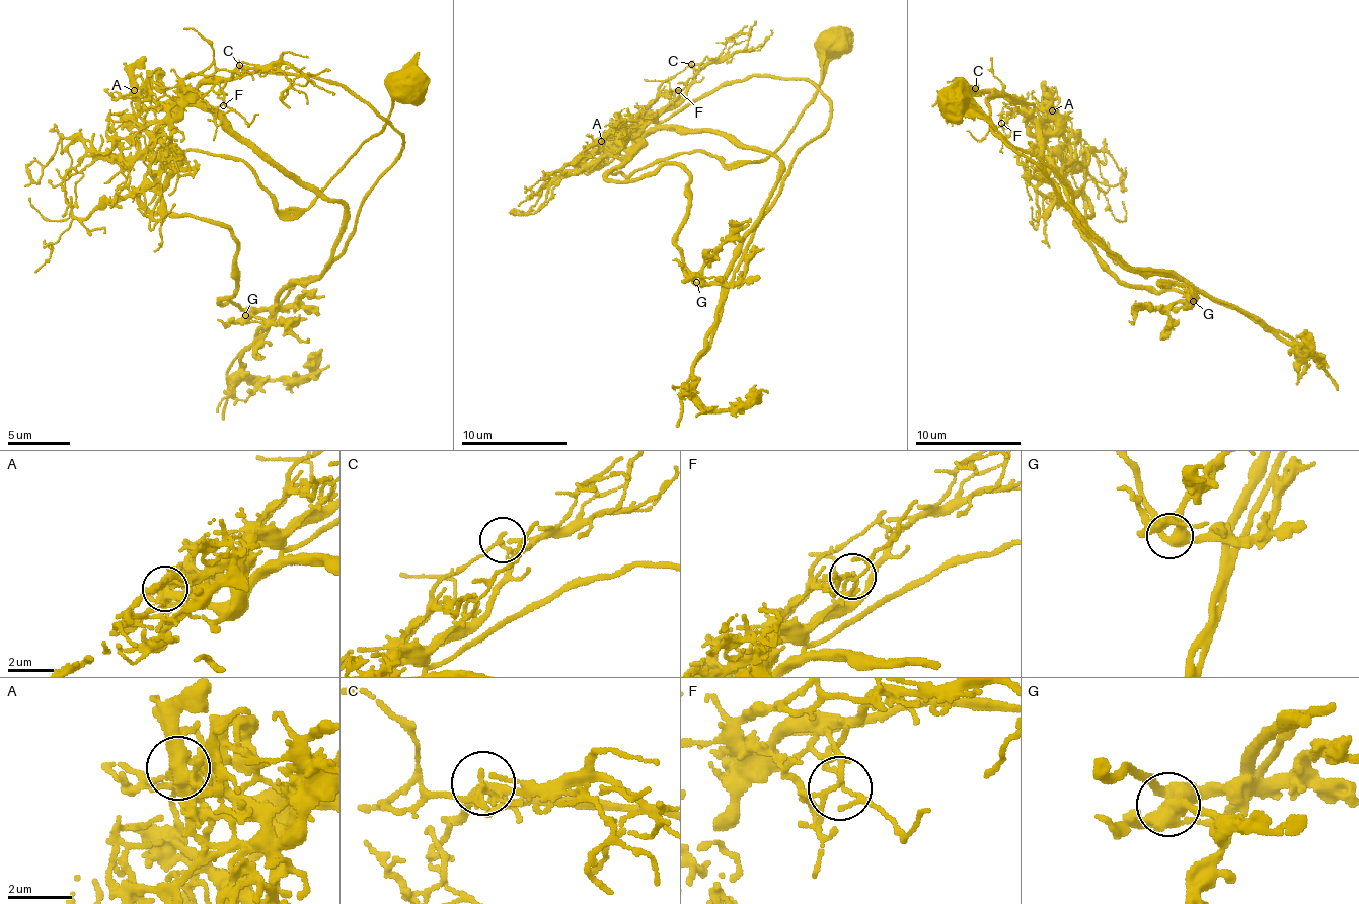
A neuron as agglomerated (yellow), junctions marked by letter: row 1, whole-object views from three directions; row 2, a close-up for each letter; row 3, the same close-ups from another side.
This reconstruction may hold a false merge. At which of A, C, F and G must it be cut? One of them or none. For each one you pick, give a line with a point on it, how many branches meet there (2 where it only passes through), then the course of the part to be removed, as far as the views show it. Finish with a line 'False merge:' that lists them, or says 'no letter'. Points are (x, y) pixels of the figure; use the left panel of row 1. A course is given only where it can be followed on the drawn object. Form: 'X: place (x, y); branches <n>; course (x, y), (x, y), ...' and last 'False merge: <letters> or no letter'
A: place (134, 90); branches 9; course (133, 89), (211, 108), (343, 206), (329, 261), (286, 296), (242, 362), (248, 375), (302, 378), (323, 350)
False merge: A

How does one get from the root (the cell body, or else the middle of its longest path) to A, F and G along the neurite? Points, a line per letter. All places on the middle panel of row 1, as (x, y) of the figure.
A: (829, 38), (822, 38), (819, 85), (750, 75), (723, 82), (681, 109), (635, 120), (601, 141)
F: (829, 38), (822, 38), (819, 85), (750, 75), (691, 101), (681, 98), (678, 90)
G: (829, 38), (822, 38), (819, 85), (829, 125), (793, 160), (744, 258), (723, 280), (696, 282)

